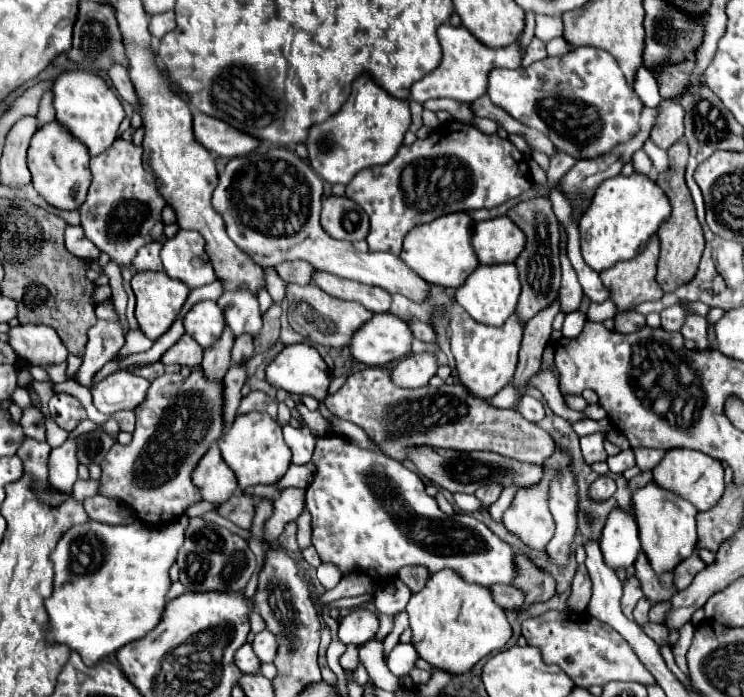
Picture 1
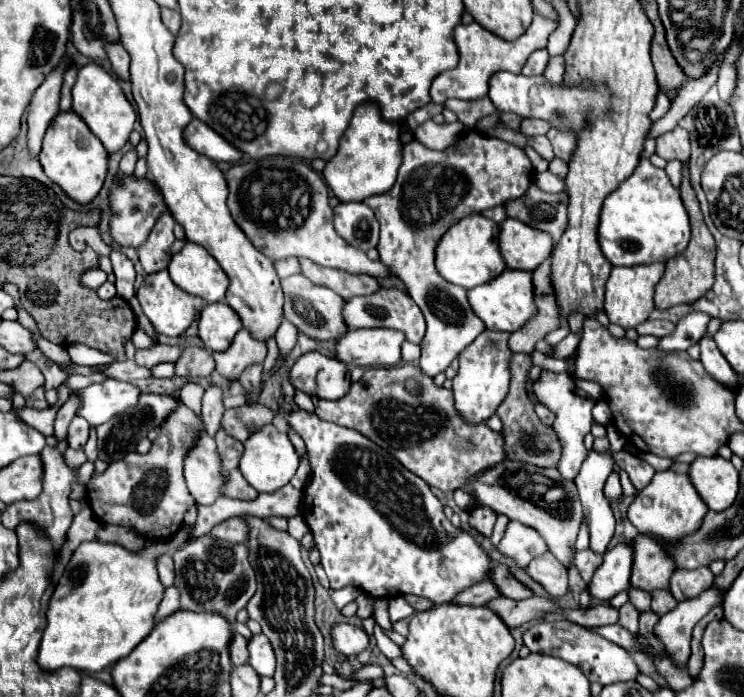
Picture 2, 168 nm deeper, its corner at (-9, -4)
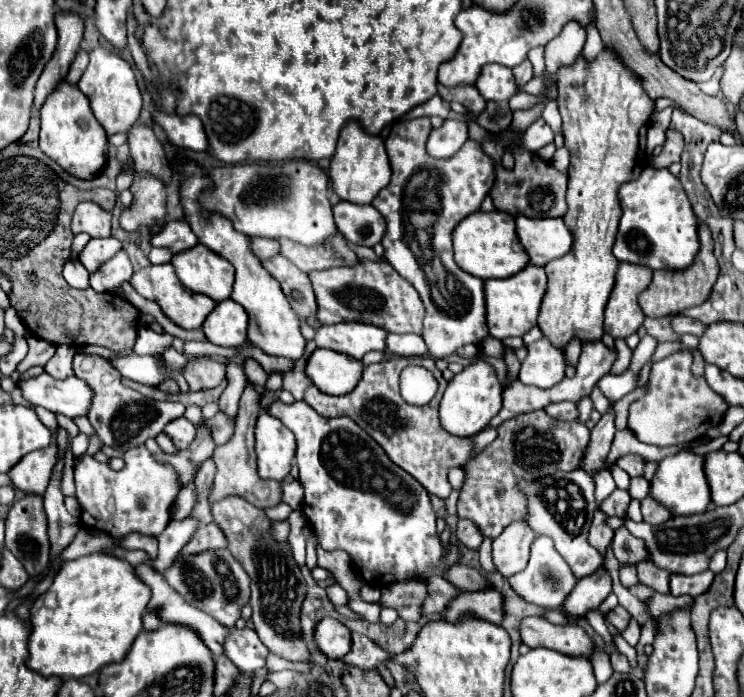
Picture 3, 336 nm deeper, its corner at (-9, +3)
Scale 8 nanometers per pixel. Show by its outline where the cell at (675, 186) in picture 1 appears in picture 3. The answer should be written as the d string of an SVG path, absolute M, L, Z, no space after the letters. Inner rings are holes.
M698 224L698 238L700 238L700 252L696 256L696 260L684 268L682 272L672 272L672 270L660 270L654 272L652 284L640 294L640 306L644 310L646 316L670 316L670 314L678 314L690 306L698 306L702 304L710 292L712 286L718 278L718 264L716 264L716 256L714 256L714 248L712 248L712 232L708 232L706 224Z

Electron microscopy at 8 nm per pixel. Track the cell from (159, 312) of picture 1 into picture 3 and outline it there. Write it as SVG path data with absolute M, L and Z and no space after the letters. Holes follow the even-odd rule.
M172 264L146 266L146 268L142 268L140 272L134 272L134 276L130 278L130 284L132 284L132 288L134 288L140 296L144 296L144 298L156 302L156 304L162 308L162 312L164 312L176 326L186 328L186 330L200 328L202 322L206 320L206 316L208 316L208 314L214 310L214 306L216 306L216 302L214 302L212 298L208 298L208 296L204 296L204 294L196 294L196 292L184 288L184 286L176 280L174 266L172 266Z

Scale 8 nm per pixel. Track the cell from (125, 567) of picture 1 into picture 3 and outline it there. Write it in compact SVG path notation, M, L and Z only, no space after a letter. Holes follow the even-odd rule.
M92 552L88 556L82 556L82 558L76 558L76 560L70 560L66 562L60 572L56 574L52 586L48 588L48 592L44 592L44 596L38 596L30 608L30 620L32 620L32 634L30 634L30 640L28 640L28 650L30 650L30 656L26 660L26 666L42 676L60 676L60 678L80 678L80 676L88 676L88 674L94 674L98 672L102 666L106 664L112 664L112 662L120 662L126 654L128 654L128 648L132 646L132 642L136 640L136 636L142 632L142 616L146 612L146 606L148 606L148 600L150 600L150 594L148 592L148 584L144 584L138 576L136 576L136 570L130 562L114 556L114 554L104 554L104 552Z

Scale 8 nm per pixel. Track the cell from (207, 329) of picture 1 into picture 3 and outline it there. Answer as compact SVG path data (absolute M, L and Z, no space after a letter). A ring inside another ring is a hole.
M230 298L218 302L202 324L202 332L216 346L244 344L246 330L248 330L248 314L238 302Z

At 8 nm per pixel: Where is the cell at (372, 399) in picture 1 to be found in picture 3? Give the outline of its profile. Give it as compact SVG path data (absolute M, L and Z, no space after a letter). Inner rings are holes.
M416 356L416 358L388 358L378 364L370 364L364 368L362 378L358 386L344 396L330 396L320 392L316 386L310 386L306 390L304 400L322 416L326 418L336 418L336 416L350 416L368 432L390 456L394 464L404 468L408 474L412 474L426 490L428 494L436 494L440 498L448 498L452 492L452 486L448 482L448 470L450 468L464 468L466 462L470 460L474 452L474 438L468 436L452 436L450 432L444 432L440 428L440 416L438 416L438 404L444 394L446 380L442 378L442 372L436 368L432 356ZM418 364L428 368L434 378L438 380L438 392L436 396L424 404L424 406L414 406L408 404L398 390L398 376L400 372L410 366Z

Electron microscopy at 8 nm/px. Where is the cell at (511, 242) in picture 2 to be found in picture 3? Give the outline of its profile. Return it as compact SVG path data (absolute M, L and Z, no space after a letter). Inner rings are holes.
M516 216L516 234L534 266L544 266L546 262L564 256L572 246L572 234L562 218L532 220Z

